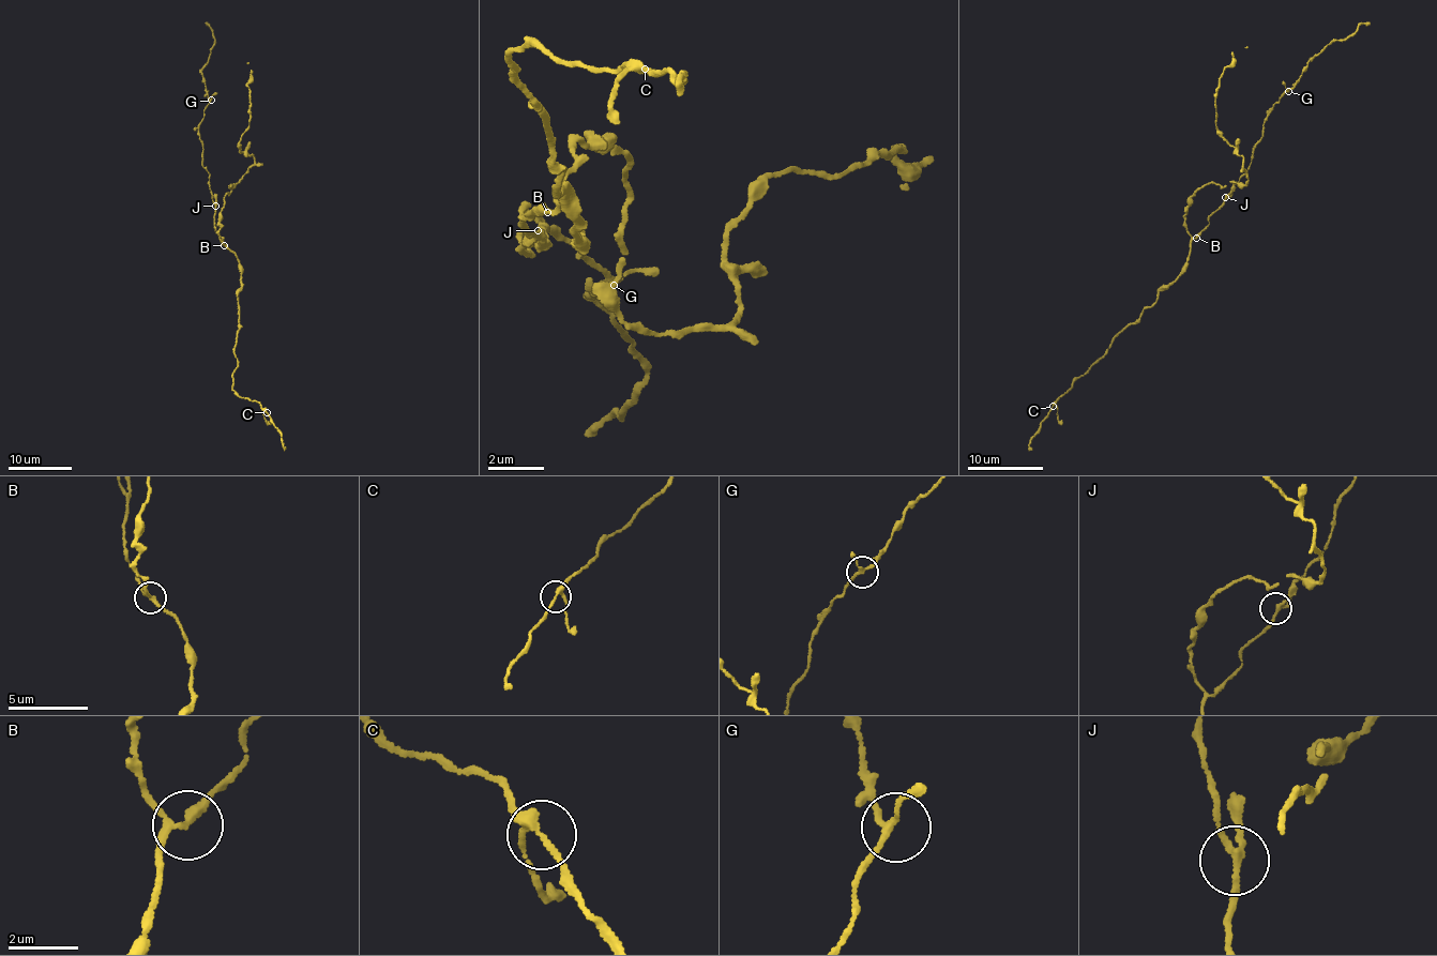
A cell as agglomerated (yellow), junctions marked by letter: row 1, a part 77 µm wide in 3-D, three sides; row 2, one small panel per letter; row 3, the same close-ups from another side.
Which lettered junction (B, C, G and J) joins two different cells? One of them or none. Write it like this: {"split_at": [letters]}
{"split_at": []}

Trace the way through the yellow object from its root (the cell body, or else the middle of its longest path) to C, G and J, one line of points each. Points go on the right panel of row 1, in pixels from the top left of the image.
C: (1196, 237), (1190, 248), (1185, 271), (1159, 293), (1159, 299), (1113, 339), (1104, 355), (1072, 383), (1052, 406)
G: (1196, 237), (1248, 169), (1253, 146), (1261, 137), (1264, 120), (1288, 91)
J: (1196, 237), (1209, 225), (1208, 216), (1223, 203), (1225, 197)

